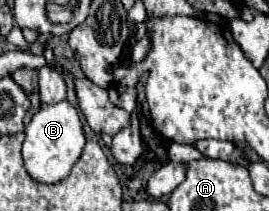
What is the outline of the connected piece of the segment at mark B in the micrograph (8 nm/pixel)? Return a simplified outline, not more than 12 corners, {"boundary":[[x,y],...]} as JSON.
{"boundary":[[66,100],[26,126],[24,168],[40,184],[70,174],[86,144]]}

